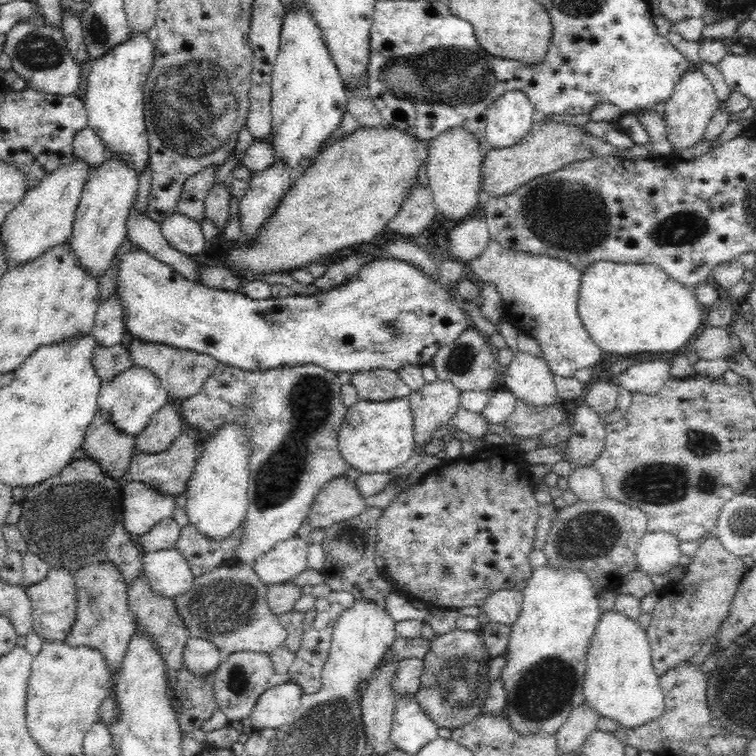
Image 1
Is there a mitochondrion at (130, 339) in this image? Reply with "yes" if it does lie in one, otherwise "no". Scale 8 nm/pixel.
no

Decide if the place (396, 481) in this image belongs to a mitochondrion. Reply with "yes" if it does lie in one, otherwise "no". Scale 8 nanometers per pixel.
no

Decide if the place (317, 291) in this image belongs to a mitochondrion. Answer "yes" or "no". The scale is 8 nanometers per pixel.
no

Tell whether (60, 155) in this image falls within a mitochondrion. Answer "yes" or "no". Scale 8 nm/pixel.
no

